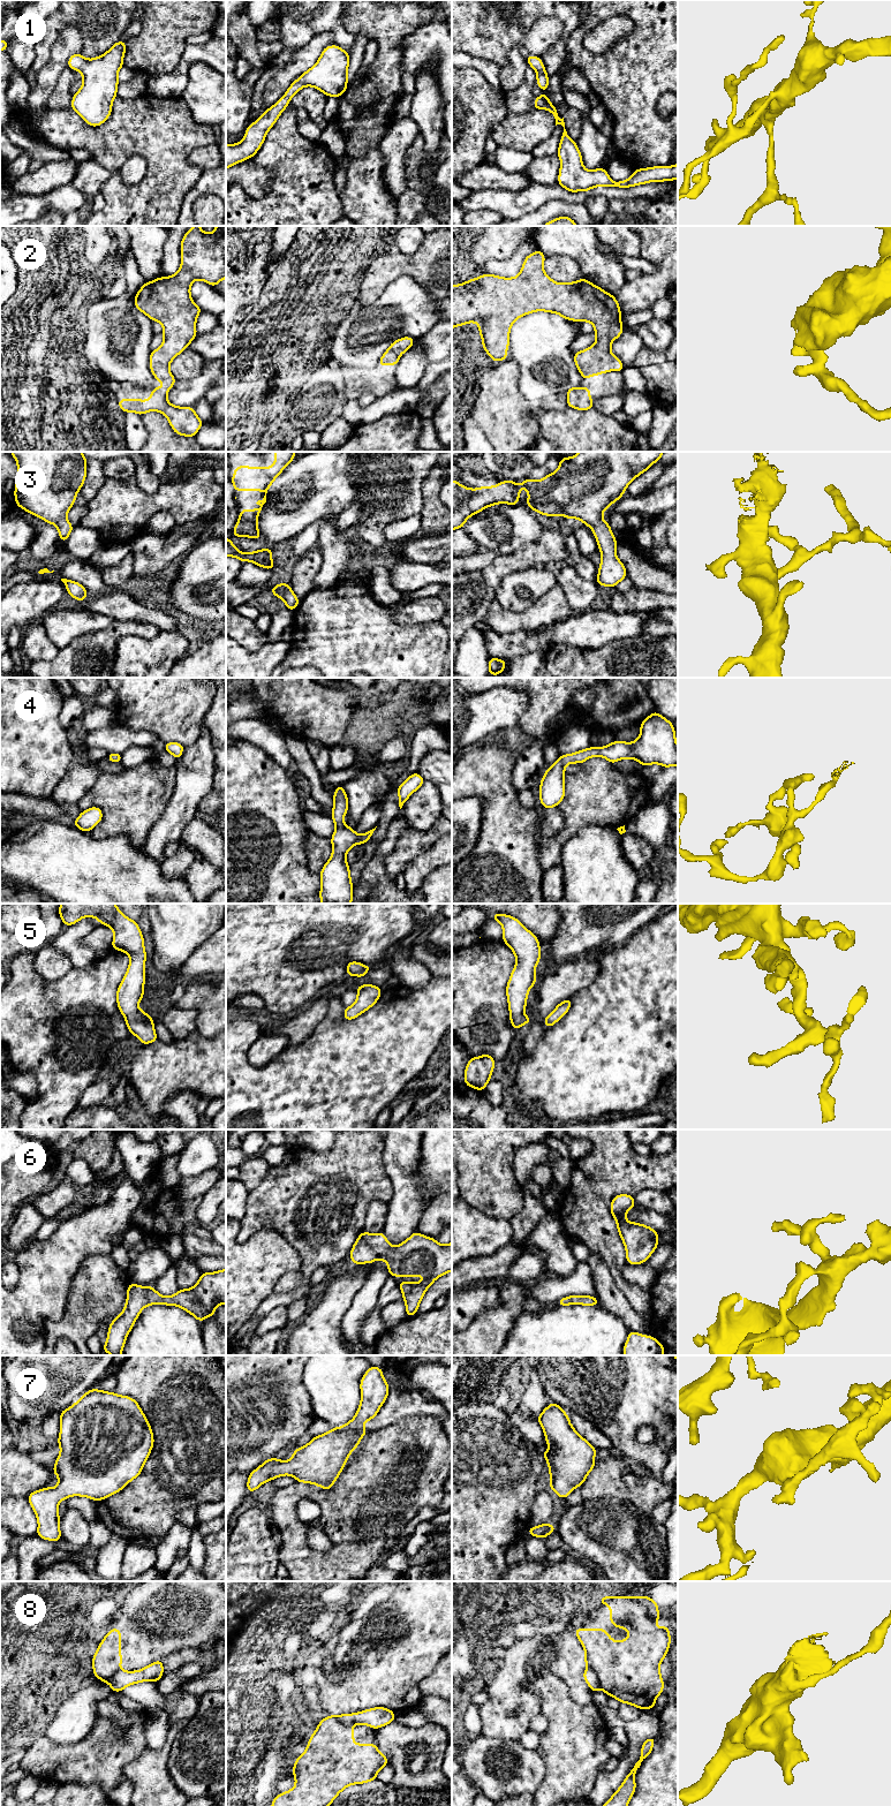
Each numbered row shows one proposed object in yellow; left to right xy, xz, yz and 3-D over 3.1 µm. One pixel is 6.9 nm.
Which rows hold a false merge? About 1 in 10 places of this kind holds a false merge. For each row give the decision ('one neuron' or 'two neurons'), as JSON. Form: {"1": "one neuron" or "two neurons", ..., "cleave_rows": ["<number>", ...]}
{"1": "one neuron", "2": "one neuron", "3": "one neuron", "4": "one neuron", "5": "one neuron", "6": "one neuron", "7": "one neuron", "8": "two neurons", "cleave_rows": ["8"]}

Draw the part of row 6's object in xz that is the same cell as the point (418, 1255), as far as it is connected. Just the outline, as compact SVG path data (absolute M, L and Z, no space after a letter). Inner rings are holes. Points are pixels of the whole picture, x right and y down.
M361 1232L349 1257L355 1265L383 1260L390 1276L424 1276L420 1283L399 1282L406 1304L406 1315L414 1316L421 1300L432 1283L452 1271L452 1241L440 1245L436 1239L414 1232L398 1246L388 1244L383 1232Z

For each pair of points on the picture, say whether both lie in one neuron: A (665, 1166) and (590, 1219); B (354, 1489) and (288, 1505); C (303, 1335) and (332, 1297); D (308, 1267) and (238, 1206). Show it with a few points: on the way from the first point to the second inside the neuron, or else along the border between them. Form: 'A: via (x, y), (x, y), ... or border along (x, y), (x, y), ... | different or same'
A: via (644, 1172), (627, 1172), (601, 1199) | same
B: via (338, 1495), (303, 1493) | same
C: via (311, 1325), (331, 1306) | same
D: border along (249, 1192), (246, 1214), (240, 1221) | different

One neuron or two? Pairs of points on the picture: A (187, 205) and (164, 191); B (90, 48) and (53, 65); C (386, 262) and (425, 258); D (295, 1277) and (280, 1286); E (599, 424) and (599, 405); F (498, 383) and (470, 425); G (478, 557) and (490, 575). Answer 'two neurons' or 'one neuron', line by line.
A: two neurons
B: two neurons
C: one neuron
D: one neuron
E: two neurons
F: two neurons
G: two neurons

